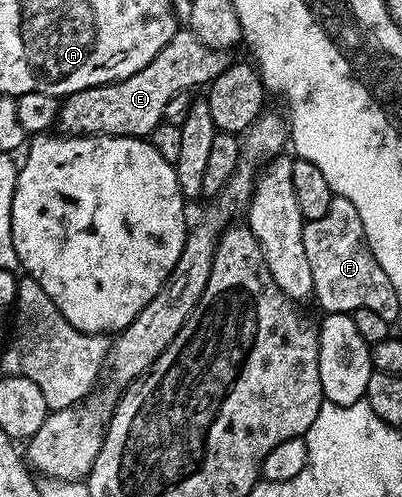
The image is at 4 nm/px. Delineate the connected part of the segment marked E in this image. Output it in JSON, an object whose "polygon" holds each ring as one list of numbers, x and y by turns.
{"polygon":[[190,29,176,30,165,49,137,73,115,83,102,83,75,91,62,100,57,127,67,135,134,135,150,136,158,123,164,122,165,105,177,93,210,85,229,66,226,51,214,51]]}

